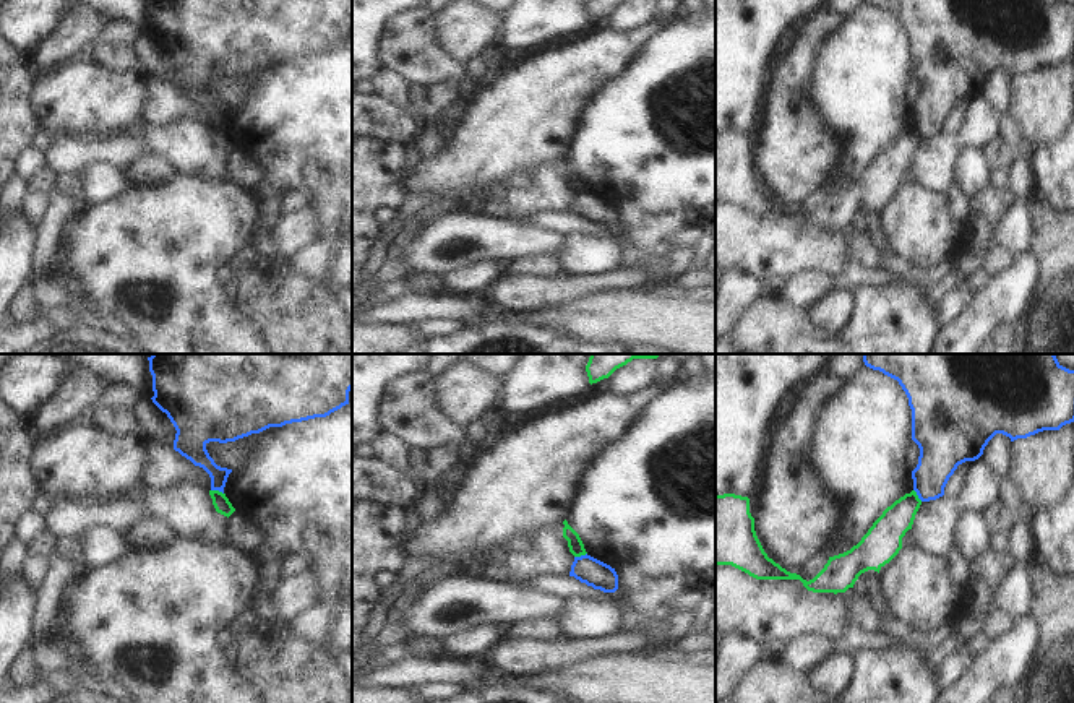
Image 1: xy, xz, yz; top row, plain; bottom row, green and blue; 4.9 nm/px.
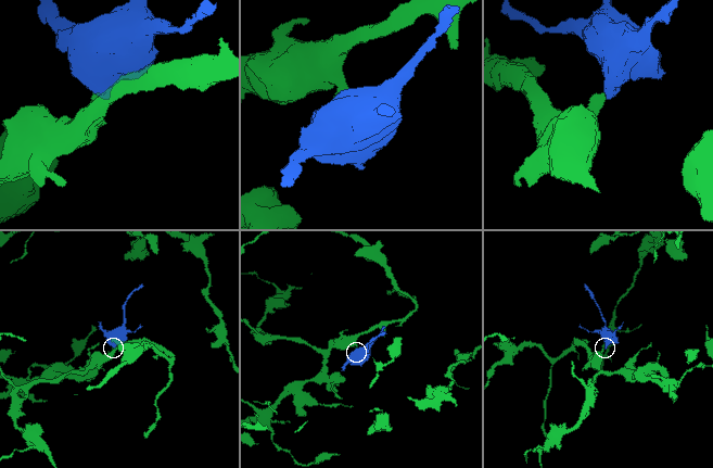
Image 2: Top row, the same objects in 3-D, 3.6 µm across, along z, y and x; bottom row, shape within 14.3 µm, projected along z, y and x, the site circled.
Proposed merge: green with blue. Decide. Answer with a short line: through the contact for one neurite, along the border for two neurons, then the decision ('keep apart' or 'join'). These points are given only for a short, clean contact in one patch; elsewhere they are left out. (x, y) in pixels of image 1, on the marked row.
xy (211, 489), (218, 489), (223, 494) | keep apart

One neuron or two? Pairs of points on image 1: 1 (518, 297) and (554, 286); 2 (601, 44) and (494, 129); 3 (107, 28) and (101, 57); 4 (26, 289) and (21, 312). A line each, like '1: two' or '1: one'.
1: one
2: one
3: two
4: one

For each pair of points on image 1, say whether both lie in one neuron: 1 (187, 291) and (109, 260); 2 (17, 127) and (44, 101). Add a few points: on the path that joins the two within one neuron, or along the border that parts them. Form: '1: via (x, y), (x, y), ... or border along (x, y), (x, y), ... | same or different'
1: via (167, 278), (148, 260), (128, 260) | same
2: border along (34, 80), (31, 111), (41, 129) | different

